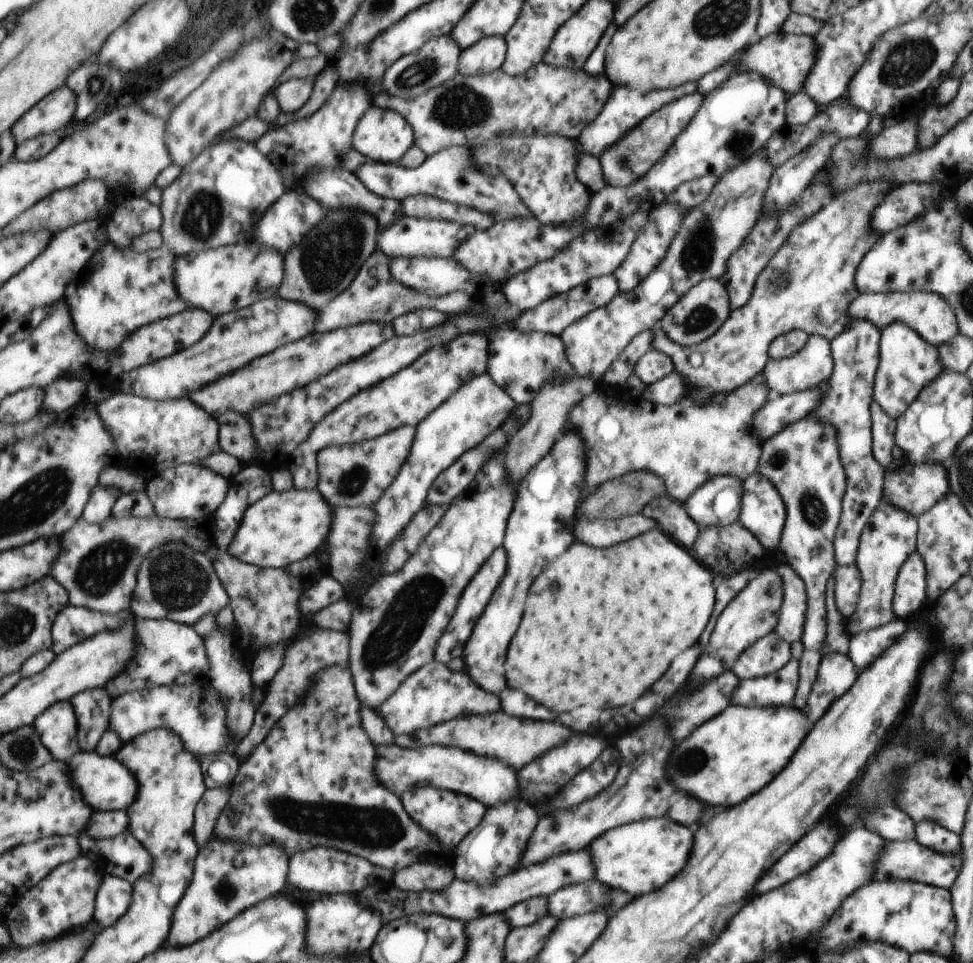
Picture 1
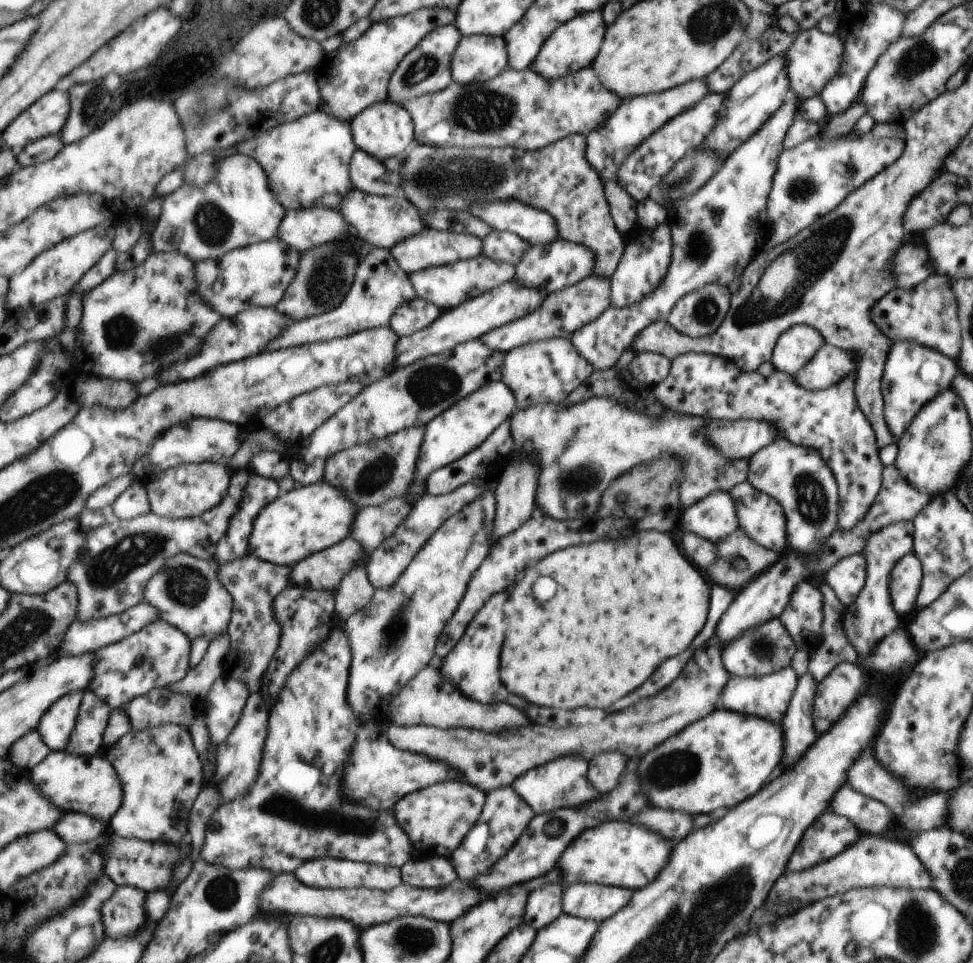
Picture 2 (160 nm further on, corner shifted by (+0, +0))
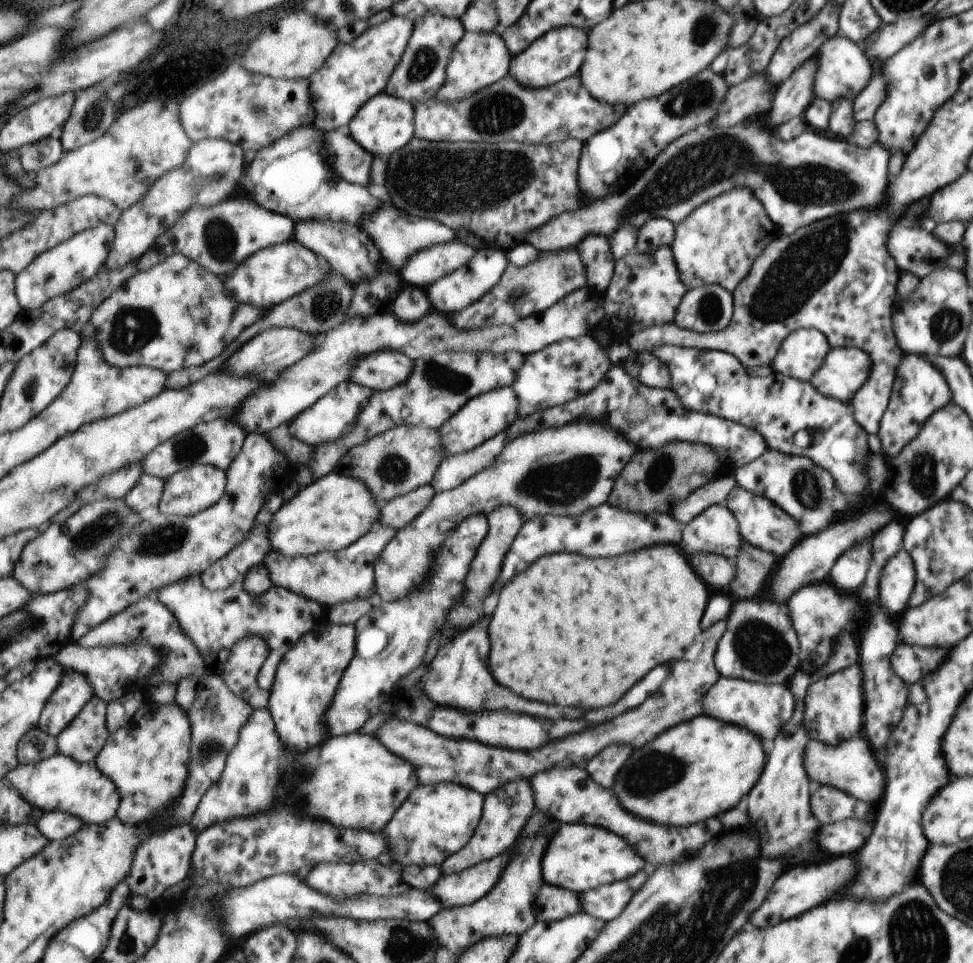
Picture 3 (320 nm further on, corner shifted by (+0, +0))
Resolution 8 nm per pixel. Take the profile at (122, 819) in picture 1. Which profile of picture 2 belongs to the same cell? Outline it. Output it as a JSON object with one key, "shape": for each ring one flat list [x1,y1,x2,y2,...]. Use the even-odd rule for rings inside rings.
{"shape":[[67,812,64,814,62,821,55,825,54,831,59,834,67,845,73,843,89,844,96,838,107,838,105,832,109,832,109,824,85,813]]}

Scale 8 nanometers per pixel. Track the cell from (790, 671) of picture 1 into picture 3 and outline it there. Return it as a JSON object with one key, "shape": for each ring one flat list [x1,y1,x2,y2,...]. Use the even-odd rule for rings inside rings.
{"shape":[[719,676,706,694,707,706,703,706,703,714,721,722,729,722,731,725,743,726,745,730,759,734,759,738,763,740,775,738,781,724,792,717,796,703,787,685,758,683,723,676]]}

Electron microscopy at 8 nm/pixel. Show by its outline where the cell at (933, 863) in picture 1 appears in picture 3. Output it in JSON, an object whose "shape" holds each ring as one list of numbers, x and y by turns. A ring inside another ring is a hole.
{"shape":[[847,856,833,858,833,860,829,860,825,864,817,864,817,866,789,868,775,880,775,886,771,886,771,894,767,894,767,902,763,902,763,906,759,906,759,910,755,910,755,914,751,914,751,926,765,928,767,924,773,926,773,924,779,924,781,920,799,916,801,912,809,910,811,906,825,902,833,892,841,890,851,876,853,876,853,860]]}

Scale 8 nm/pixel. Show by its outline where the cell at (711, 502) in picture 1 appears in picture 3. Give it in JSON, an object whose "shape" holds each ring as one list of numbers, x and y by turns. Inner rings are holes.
{"shape":[[725,504,711,505,683,526,680,548,685,554,713,553,735,559,742,548,738,522]]}

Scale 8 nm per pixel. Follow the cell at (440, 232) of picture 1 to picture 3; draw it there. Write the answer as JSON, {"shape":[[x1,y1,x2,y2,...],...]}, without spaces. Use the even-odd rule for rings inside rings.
{"shape":[[459,240,417,251,398,272,403,285,427,288,474,258,476,250]]}

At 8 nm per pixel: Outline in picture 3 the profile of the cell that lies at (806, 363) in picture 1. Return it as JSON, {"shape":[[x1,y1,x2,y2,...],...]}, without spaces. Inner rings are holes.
{"shape":[[833,347,809,383,816,391,850,406,854,394,870,378,872,360,859,347]]}

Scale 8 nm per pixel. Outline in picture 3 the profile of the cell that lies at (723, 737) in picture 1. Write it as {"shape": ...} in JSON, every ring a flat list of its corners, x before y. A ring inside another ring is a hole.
{"shape":[[699,716,635,750,631,762,615,778,611,792,621,808,637,818,669,826,689,826,733,808,735,788,737,800,745,796,761,772,763,760,761,742,751,732]]}

